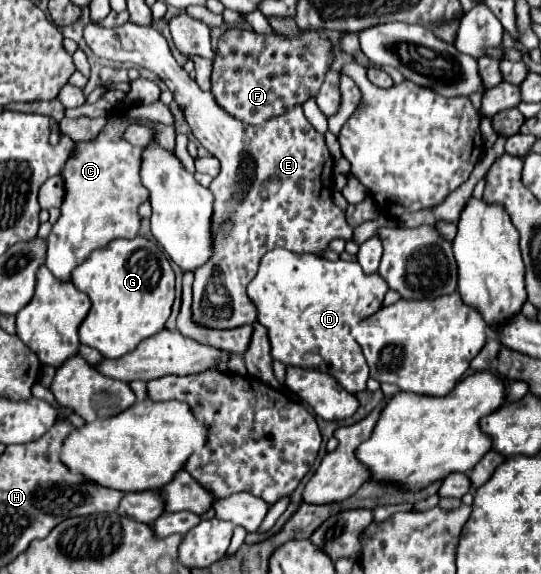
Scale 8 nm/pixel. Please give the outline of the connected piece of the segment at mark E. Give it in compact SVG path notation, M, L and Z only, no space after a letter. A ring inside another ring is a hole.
M127 22L127 24L119 26L119 28L103 28L103 26L97 26L97 24L89 24L89 26L85 28L85 40L87 40L87 46L89 46L99 58L115 60L115 62L127 62L127 64L133 64L133 66L139 64L139 66L143 66L143 68L155 72L155 74L167 84L167 88L173 92L175 102L183 108L185 120L187 120L187 124L189 124L193 136L199 140L200 144L203 144L203 146L209 150L209 154L213 154L213 156L221 162L221 172L219 172L219 176L217 176L217 178L211 182L211 186L209 186L209 190L211 190L213 196L215 196L215 202L213 202L213 216L211 216L211 248L213 248L213 254L211 254L211 258L209 258L203 266L199 266L199 268L195 270L195 282L193 282L193 306L191 306L191 314L193 314L193 322L195 322L195 324L199 324L199 326L203 326L203 328L211 328L211 330L229 330L229 328L237 328L237 326L245 326L245 324L253 324L253 322L255 322L257 310L255 310L251 298L247 296L247 284L255 278L259 260L261 260L261 256L263 256L267 250L273 250L273 248L281 246L281 248L287 248L287 250L291 250L291 252L313 252L313 254L321 254L321 250L325 250L327 244L329 244L333 238L353 238L353 228L347 224L345 212L343 212L341 208L337 208L337 206L333 204L333 198L331 198L331 194L333 194L333 182L331 182L331 180L333 180L333 158L331 158L331 154L329 154L329 148L325 146L323 134L319 134L319 132L309 124L309 120L303 116L301 106L293 106L289 112L285 112L285 114L281 114L281 116L275 116L275 118L269 118L269 120L267 120L265 124L261 124L261 126L251 126L251 124L245 124L245 122L237 120L237 118L231 116L227 110L223 110L223 108L217 104L217 100L213 98L211 92L199 90L197 82L195 82L193 78L189 78L189 74L175 62L175 58L173 58L173 54L171 54L171 50L169 50L167 40L165 40L155 28L151 28L151 26L145 26L145 28L143 28L143 26L135 26L135 24L131 24L131 22ZM221 286L223 286L225 292L231 296L231 304L229 304L229 306L223 306Z

